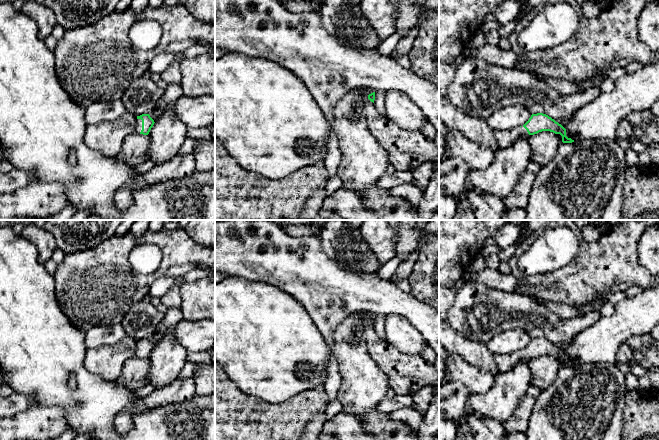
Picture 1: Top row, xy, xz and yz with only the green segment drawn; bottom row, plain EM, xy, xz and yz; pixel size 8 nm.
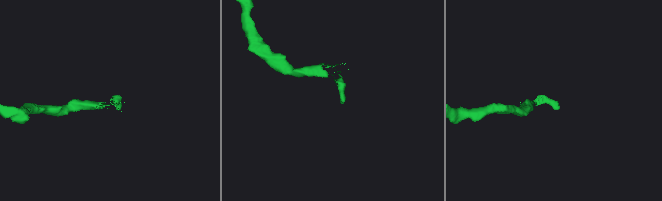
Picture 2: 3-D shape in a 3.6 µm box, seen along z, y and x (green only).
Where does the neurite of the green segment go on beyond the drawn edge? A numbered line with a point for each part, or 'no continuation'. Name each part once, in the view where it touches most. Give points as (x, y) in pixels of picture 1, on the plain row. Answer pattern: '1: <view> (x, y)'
1: xy (138, 351)

